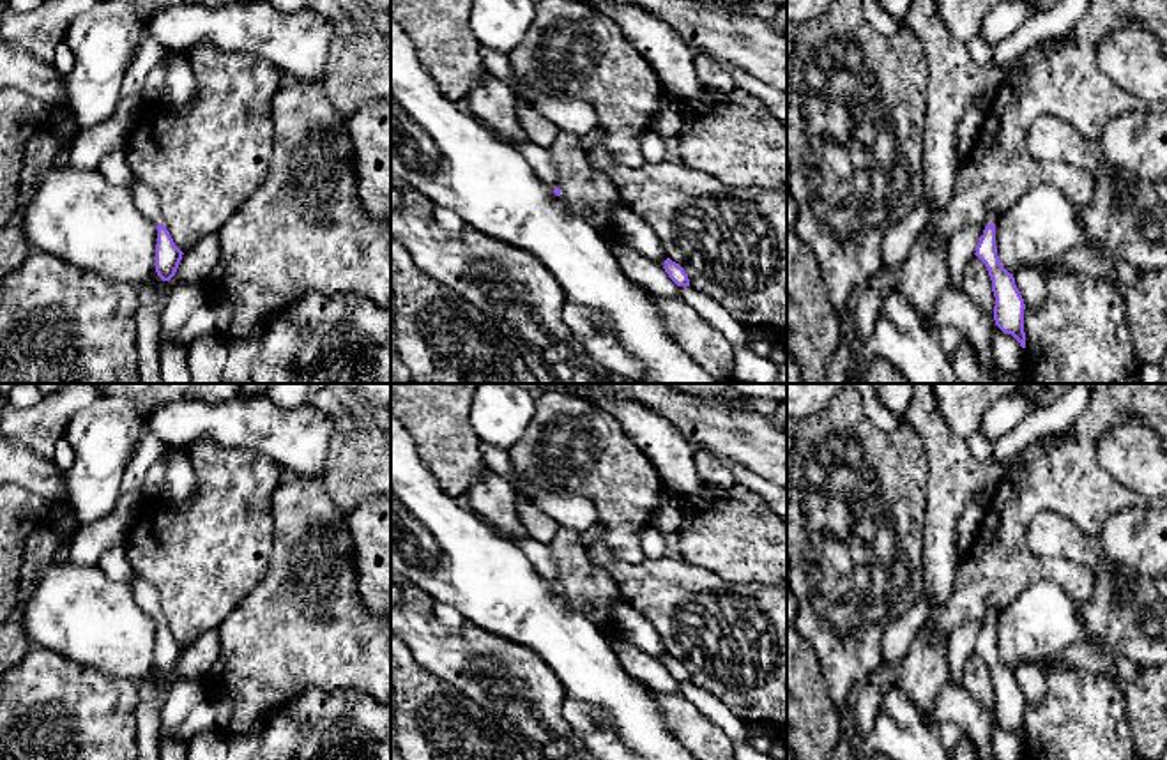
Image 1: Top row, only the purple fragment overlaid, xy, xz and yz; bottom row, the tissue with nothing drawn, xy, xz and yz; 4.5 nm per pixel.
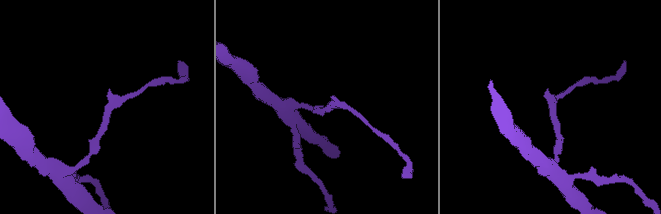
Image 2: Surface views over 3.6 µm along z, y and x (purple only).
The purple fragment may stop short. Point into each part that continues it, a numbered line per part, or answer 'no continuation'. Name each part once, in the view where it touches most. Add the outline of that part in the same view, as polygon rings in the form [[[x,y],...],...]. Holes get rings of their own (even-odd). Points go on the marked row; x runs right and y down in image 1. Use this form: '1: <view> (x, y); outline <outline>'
1: xy (114, 167); outline [[[111,152],[104,156],[97,166],[97,171],[111,184],[127,187],[134,198],[136,207],[149,221],[156,224],[163,223],[157,194],[143,182],[133,182],[133,173],[127,166],[126,152]]]

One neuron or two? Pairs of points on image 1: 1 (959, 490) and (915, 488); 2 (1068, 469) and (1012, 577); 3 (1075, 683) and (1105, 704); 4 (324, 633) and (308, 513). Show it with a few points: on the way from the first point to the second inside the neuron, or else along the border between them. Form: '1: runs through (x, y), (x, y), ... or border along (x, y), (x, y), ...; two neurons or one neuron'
1: border along (927, 448), (929, 502), (923, 529); two neurons
2: runs through (1040, 494), (1012, 522), (1012, 548); one neuron
3: runs through (1083, 690), (1098, 704); one neuron
4: runs through (315, 603), (315, 543); one neuron

